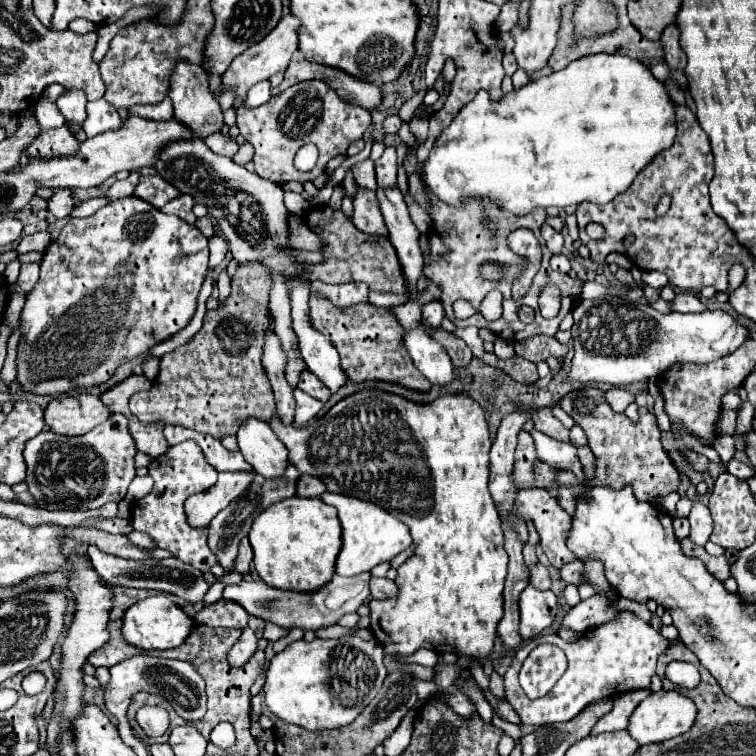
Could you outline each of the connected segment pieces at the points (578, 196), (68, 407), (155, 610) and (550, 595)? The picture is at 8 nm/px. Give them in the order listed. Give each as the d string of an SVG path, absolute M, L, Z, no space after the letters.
M605 53L581 57L573 63L569 63L565 69L551 73L549 77L529 81L525 87L505 95L497 103L489 101L489 95L485 91L479 91L477 97L459 111L459 115L453 119L453 123L435 141L431 153L425 161L425 183L431 187L431 191L443 203L449 203L453 207L461 205L461 195L479 193L483 197L489 197L493 203L501 203L501 207L507 207L509 213L513 213L513 215L527 215L529 211L533 211L537 207L543 207L543 209L545 207L567 207L567 205L579 205L583 201L605 205L611 199L615 199L617 195L625 193L631 187L631 183L635 181L637 173L643 171L661 151L665 151L673 145L675 133L677 133L675 105L677 103L671 99L667 87L661 81L657 81L653 77L653 73L649 71L649 67L645 67L641 61L631 59L631 57L623 57L623 55L605 55Z
M91 393L63 395L53 399L45 409L45 423L59 435L85 435L109 417L103 401Z
M165 595L147 597L143 601L137 601L131 609L123 615L123 637L129 645L141 647L141 649L173 649L179 647L195 629L195 619L185 613L177 603L169 601Z
M533 585L525 587L521 591L519 599L521 607L521 637L533 639L535 635L543 633L545 629L551 629L553 619L559 611L559 603L553 591L539 591Z

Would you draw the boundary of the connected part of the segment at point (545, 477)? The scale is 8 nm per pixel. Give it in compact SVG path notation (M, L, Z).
M535 459L535 465L533 465L535 487L537 489L545 489L553 499L559 499L559 493L557 493L557 489L559 489L557 471L559 471L559 467L553 467L553 465L543 463L541 459Z

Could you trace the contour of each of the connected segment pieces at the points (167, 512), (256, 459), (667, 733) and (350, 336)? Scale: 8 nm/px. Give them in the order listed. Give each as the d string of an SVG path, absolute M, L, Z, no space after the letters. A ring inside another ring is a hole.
M185 441L171 447L165 455L157 457L149 465L149 475L155 479L155 487L149 495L137 501L131 511L131 523L135 531L151 535L157 541L157 547L171 551L179 561L189 563L199 571L209 571L217 563L217 557L207 547L207 529L195 531L195 527L189 527L189 523L185 523L183 503L189 495L207 491L217 481L217 471L213 471L213 467L205 463L205 457L201 455L197 443Z
M247 419L241 425L241 431L237 433L237 443L239 443L239 449L245 457L245 461L249 461L249 465L253 467L255 473L263 475L265 479L281 479L285 475L285 469L289 463L287 451L285 451L285 445L277 439L273 429L269 427L269 423L261 423L259 419Z
M657 691L651 693L649 697L645 697L637 709L633 711L631 719L629 719L629 733L633 735L633 739L637 739L641 745L651 745L651 743L663 743L667 739L673 739L677 735L683 735L685 731L689 731L695 723L697 717L697 707L695 703L685 697L679 691Z
M319 293L310 295L309 307L313 327L317 331L323 329L323 333L329 335L341 355L343 371L351 381L389 381L421 393L431 391L431 383L417 371L417 367L409 359L409 353L403 345L403 327L389 309L381 309L371 303L337 307L329 299L323 299Z

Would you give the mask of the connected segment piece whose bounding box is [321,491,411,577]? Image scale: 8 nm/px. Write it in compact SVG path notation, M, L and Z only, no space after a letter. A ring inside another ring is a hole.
M325 491L321 495L323 503L333 505L339 511L339 521L343 527L343 549L337 559L335 573L337 575L359 575L365 571L371 571L375 565L383 561L391 561L395 555L399 555L403 549L411 545L411 533L405 523L401 523L397 517L389 515L385 509L361 501L357 497L347 497L347 495L337 495Z

